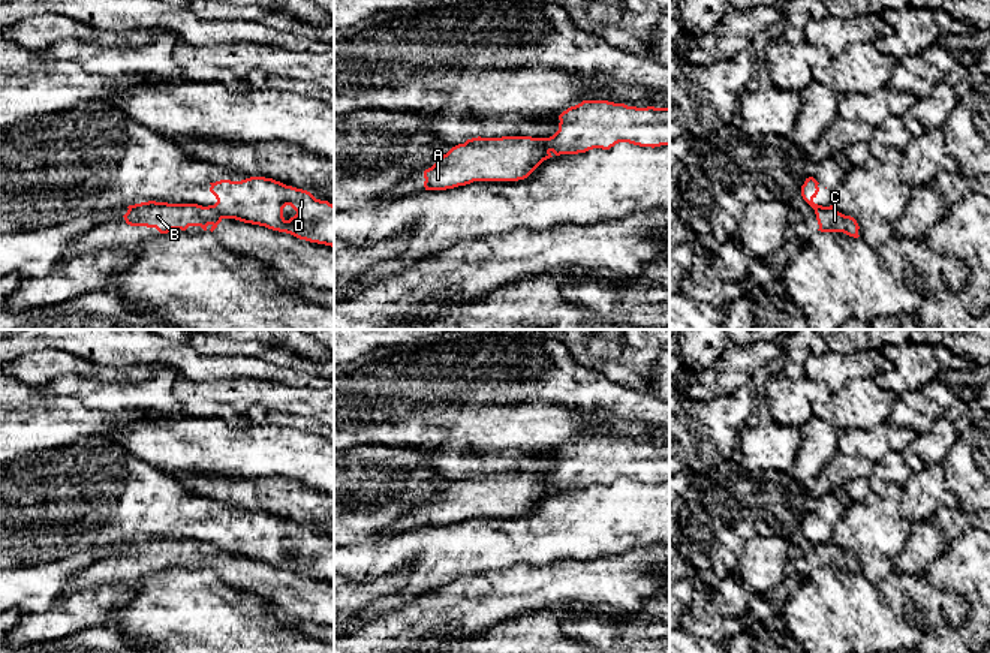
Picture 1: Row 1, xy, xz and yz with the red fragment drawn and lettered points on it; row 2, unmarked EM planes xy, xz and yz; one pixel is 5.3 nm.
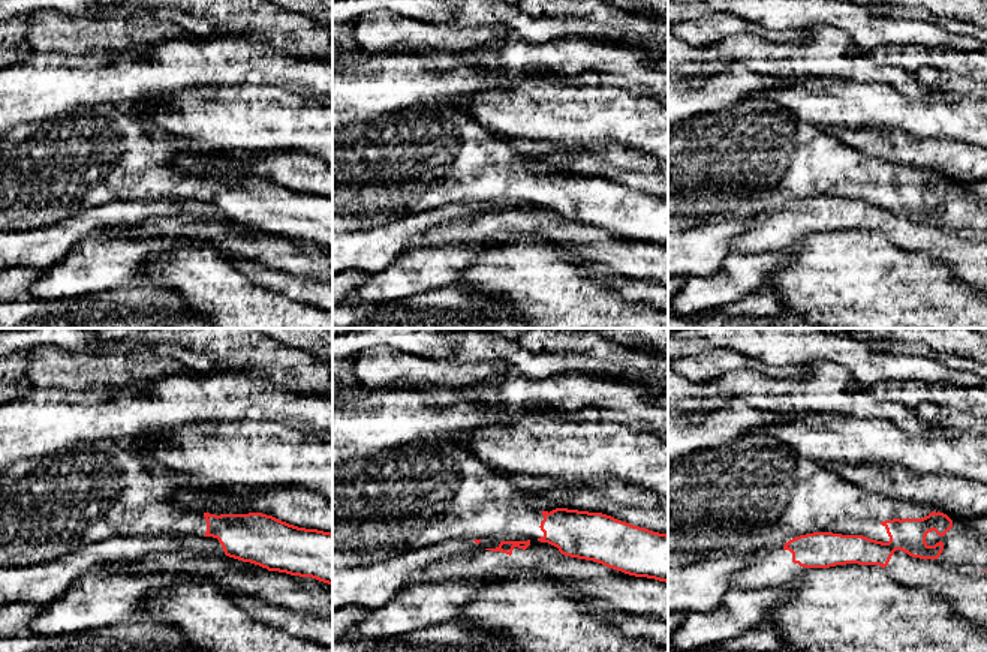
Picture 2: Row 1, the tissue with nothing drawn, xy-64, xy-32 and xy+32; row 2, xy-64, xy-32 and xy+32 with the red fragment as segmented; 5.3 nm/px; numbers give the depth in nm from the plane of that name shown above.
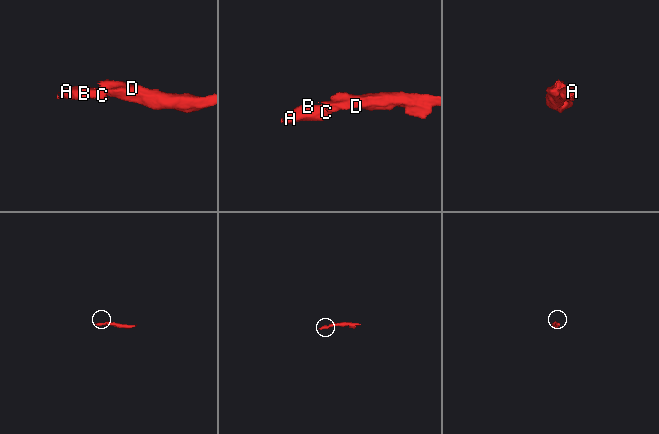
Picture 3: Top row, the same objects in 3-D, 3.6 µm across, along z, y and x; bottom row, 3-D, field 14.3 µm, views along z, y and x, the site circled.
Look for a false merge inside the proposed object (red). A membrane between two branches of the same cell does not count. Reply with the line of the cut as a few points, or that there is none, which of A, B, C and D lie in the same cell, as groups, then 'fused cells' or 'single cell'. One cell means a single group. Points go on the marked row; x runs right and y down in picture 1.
cut xy (207, 207), (211, 207), (225, 217); groups A B C / D; fused cells

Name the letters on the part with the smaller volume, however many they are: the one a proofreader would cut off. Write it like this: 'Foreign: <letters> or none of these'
Foreign: A, B, C

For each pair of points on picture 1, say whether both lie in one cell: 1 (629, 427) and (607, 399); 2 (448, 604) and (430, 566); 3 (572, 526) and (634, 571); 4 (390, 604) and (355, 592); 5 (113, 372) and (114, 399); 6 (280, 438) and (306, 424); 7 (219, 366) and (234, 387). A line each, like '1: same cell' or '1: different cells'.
1: different cells
2: different cells
3: different cells
4: different cells
5: different cells
6: different cells
7: different cells

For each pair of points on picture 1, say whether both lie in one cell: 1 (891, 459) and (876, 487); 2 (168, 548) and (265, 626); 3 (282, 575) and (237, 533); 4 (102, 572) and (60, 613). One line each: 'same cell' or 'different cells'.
1: same cell
2: different cells
3: different cells
4: different cells

